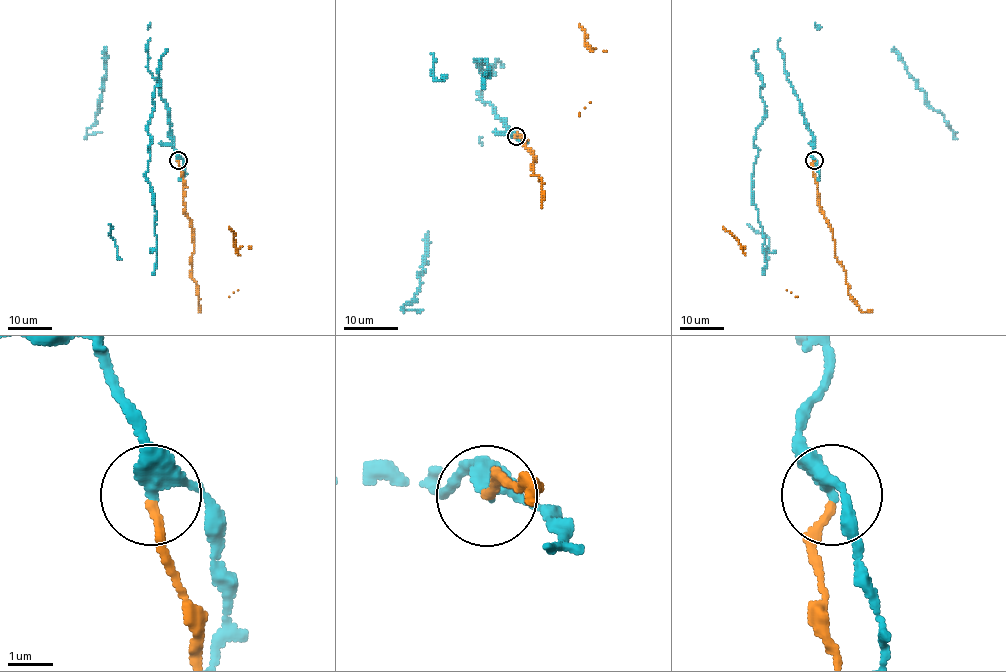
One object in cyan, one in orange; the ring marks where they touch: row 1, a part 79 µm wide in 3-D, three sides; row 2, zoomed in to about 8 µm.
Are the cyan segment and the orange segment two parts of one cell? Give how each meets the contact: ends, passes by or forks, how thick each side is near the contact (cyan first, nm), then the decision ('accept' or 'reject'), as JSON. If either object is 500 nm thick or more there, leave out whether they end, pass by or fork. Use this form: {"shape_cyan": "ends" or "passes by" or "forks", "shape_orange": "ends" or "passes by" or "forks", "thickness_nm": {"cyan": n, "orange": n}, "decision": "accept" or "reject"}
{"shape_cyan": "passes by", "shape_orange": "ends", "thickness_nm": {"cyan": 340, "orange": 180}, "decision": "reject"}

